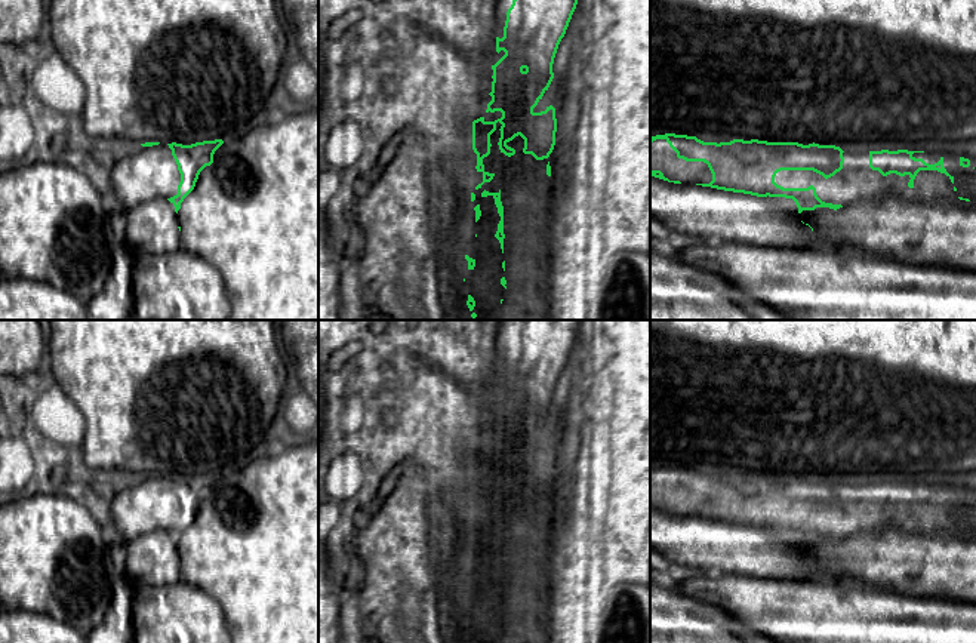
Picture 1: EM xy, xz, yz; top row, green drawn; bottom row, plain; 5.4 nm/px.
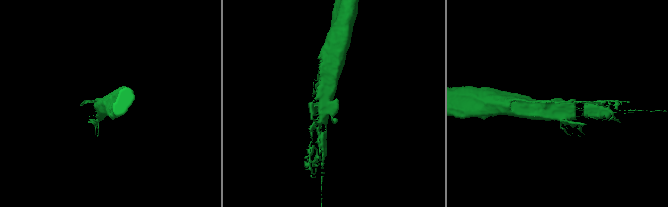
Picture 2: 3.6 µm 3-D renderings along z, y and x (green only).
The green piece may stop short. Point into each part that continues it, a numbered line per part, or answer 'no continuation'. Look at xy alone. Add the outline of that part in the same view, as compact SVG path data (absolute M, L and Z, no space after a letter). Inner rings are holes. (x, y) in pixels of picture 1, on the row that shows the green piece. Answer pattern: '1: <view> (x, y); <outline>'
1: xy (141, 174); M138 145L117 154L111 169L111 193L127 209L178 194L181 173L169 145Z

